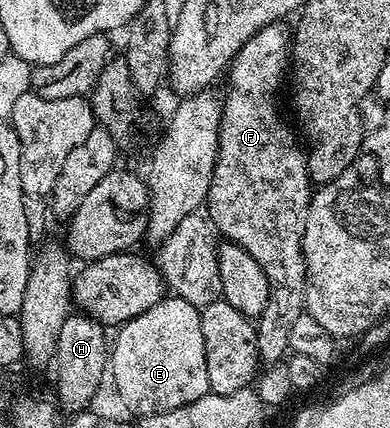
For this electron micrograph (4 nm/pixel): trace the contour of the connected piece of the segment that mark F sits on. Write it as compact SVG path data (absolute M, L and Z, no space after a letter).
M276 23L274 25L266 25L261 27L261 31L257 31L257 35L253 35L249 39L249 43L245 43L245 47L241 47L241 51L237 51L237 55L231 60L229 66L229 77L231 73L231 90L228 91L227 97L222 98L223 118L219 124L219 154L215 160L215 170L213 171L213 179L211 186L207 192L207 200L205 202L205 213L209 218L210 224L217 230L220 238L237 243L237 247L241 247L245 251L249 251L249 255L253 255L253 259L257 259L257 264L261 267L261 271L265 271L265 279L269 281L269 299L265 311L261 311L261 315L257 319L257 351L259 352L259 360L263 363L279 363L288 356L287 340L289 339L289 330L293 328L293 322L297 319L297 315L301 315L305 311L307 303L307 264L303 258L303 224L307 218L307 208L311 205L313 196L313 182L309 174L307 174L307 159L304 150L301 148L300 138L297 136L296 130L291 129L283 122L283 117L279 114L279 105L275 102L275 96L279 93L279 84L284 84L285 74L289 69L289 58L291 55L291 42L293 33L290 28L286 29L286 24Z

